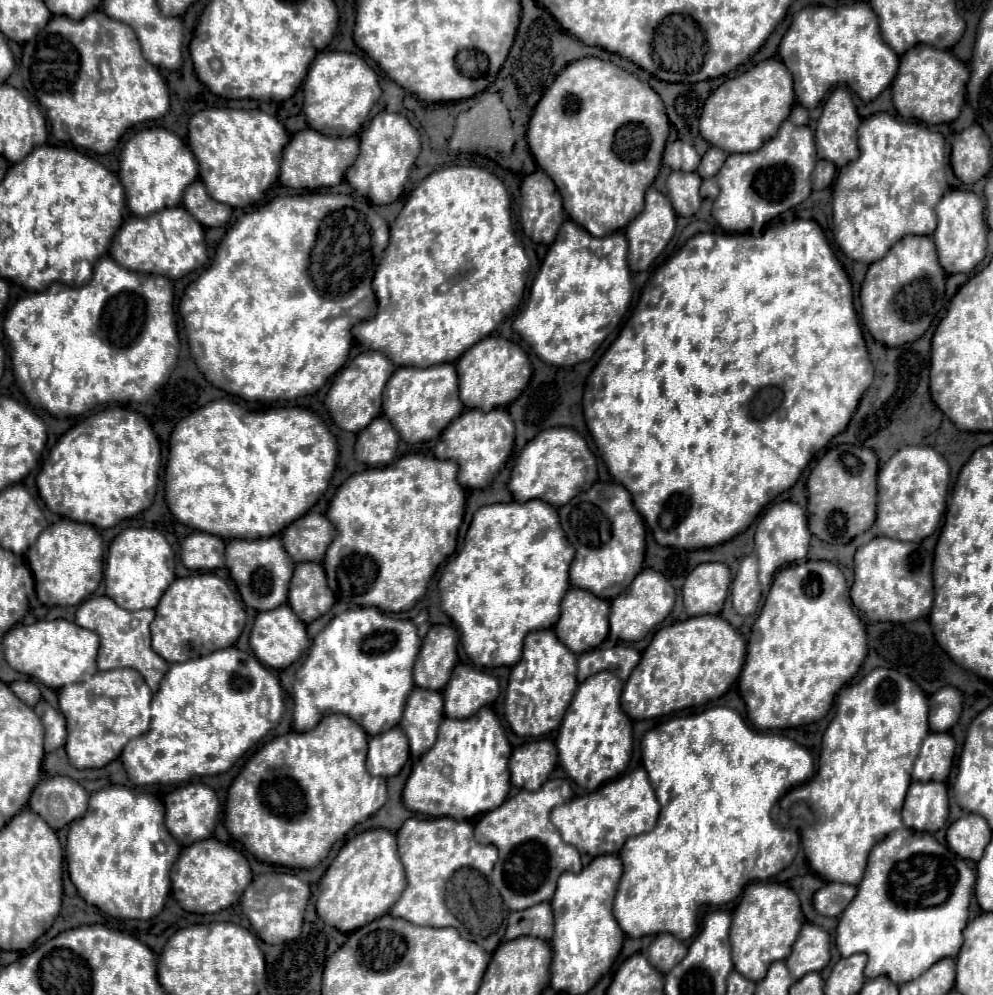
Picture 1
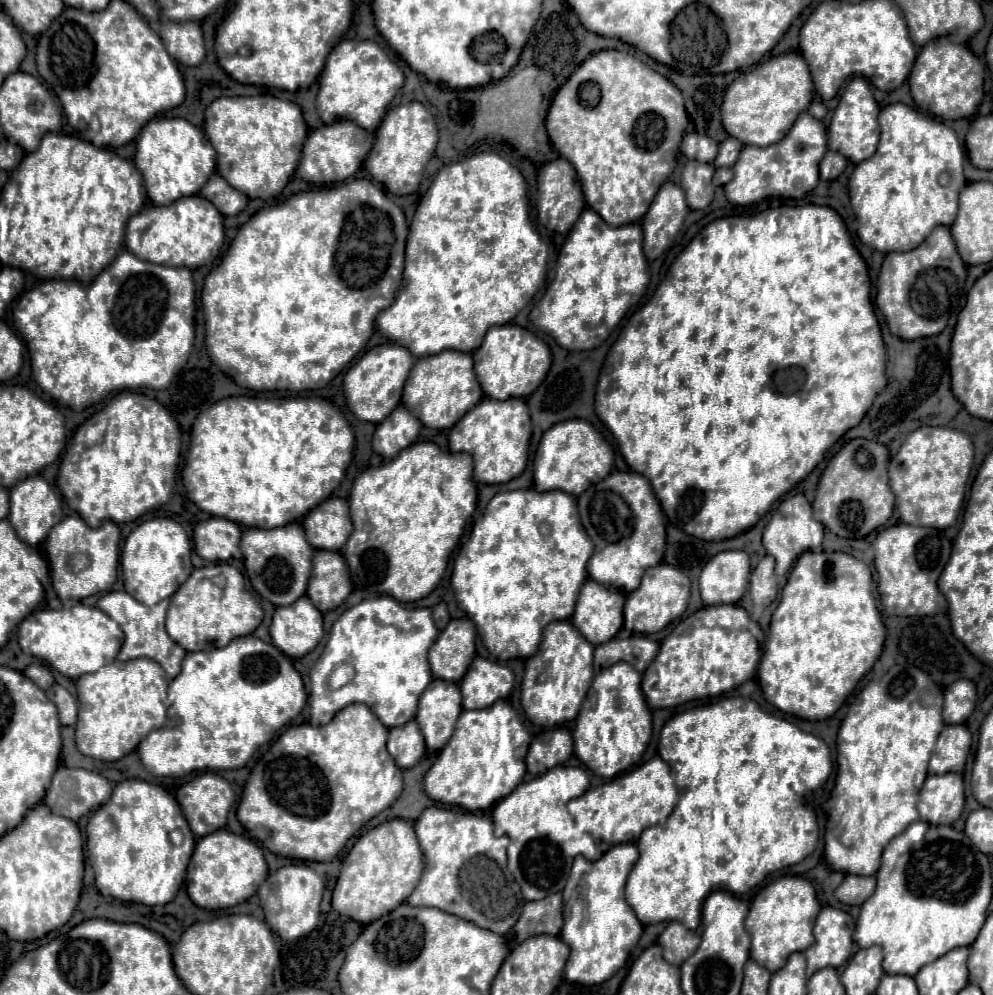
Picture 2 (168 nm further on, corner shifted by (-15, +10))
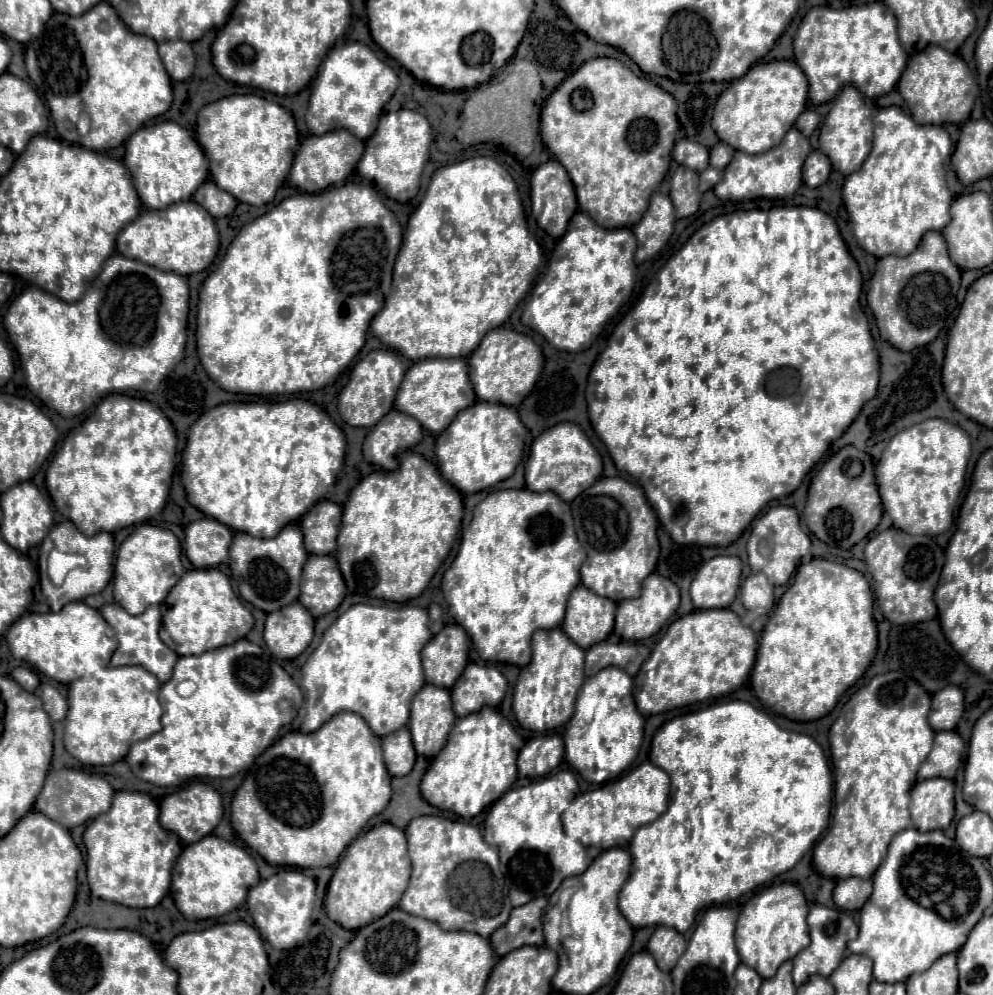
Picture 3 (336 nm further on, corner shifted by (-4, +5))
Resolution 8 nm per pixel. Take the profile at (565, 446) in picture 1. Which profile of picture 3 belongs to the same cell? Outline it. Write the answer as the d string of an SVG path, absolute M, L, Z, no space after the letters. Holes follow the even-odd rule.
M559 423L533 441L525 465L525 481L529 491L553 491L571 503L577 495L581 495L581 491L589 489L601 477L601 471L601 457L581 427L575 423Z

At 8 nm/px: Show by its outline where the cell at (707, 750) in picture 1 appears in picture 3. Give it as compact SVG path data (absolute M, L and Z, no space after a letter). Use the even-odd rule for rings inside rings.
M745 701L713 703L701 711L687 713L687 715L681 715L681 717L665 723L653 737L651 763L661 767L665 773L669 773L669 777L671 777L671 803L669 803L669 809L659 819L639 827L635 837L631 839L631 845L629 845L629 851L633 855L633 871L619 893L619 909L625 915L625 919L629 919L629 923L633 927L665 925L665 927L673 927L679 933L685 933L695 923L697 913L703 911L705 907L729 903L729 901L745 895L747 891L753 891L755 887L771 881L773 877L793 869L797 865L797 861L809 851L809 847L821 837L821 833L829 825L833 779L831 779L831 769L827 765L823 749L809 735L781 728L767 713L755 709L751 703L745 703Z

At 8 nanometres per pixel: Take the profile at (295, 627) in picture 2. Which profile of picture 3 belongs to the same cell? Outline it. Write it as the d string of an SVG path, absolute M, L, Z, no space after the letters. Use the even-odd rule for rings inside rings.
M299 601L267 615L263 639L277 659L295 659L313 639L315 619Z

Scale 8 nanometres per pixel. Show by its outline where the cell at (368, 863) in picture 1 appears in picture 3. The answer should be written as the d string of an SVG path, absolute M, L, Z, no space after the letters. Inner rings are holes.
M391 823L373 827L359 835L343 853L327 887L327 915L345 929L361 929L399 905L401 895L409 883L409 875L411 861L407 855L405 833Z

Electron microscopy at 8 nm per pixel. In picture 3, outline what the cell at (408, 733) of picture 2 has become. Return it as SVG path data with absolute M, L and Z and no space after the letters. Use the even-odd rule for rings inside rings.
M407 727L383 737L383 759L391 777L409 775L415 763L415 749Z

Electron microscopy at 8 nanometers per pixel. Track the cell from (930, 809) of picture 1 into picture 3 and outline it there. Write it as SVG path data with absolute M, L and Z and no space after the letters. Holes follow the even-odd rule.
M935 777L919 781L911 791L911 821L919 831L947 829L955 815L953 781Z

